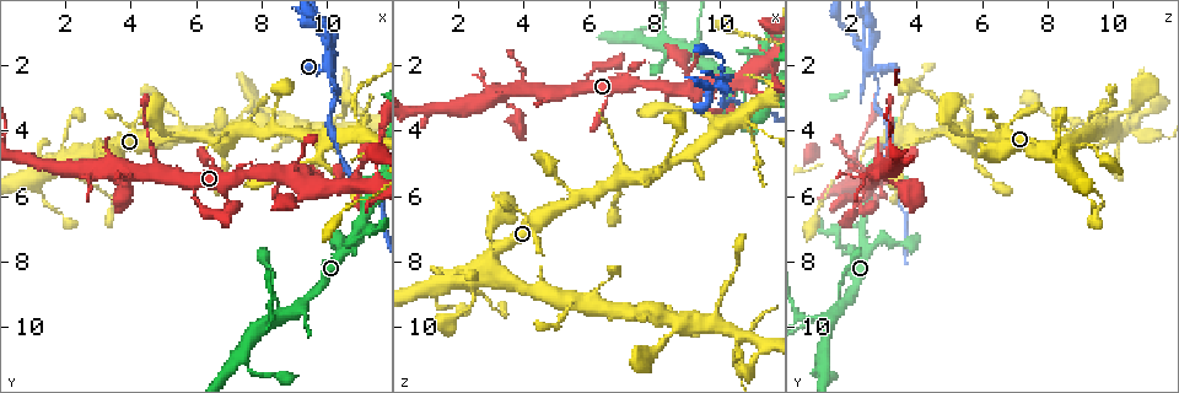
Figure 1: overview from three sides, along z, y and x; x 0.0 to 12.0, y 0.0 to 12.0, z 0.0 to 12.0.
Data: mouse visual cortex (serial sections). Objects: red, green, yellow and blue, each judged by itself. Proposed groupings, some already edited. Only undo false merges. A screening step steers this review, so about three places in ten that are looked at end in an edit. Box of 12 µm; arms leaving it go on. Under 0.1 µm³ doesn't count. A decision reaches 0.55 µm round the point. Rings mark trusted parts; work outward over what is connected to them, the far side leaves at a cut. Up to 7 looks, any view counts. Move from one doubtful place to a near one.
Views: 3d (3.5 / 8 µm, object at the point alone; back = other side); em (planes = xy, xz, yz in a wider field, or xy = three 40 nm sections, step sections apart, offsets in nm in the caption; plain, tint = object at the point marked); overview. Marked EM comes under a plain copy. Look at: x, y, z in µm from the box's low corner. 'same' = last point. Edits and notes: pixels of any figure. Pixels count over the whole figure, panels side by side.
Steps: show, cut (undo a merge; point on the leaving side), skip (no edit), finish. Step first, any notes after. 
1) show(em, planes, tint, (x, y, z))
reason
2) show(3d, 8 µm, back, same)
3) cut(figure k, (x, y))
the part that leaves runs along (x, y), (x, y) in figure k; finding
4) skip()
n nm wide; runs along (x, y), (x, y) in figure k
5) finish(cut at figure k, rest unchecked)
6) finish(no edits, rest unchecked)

show(3d, 3.5 µm, (8.2, 9.7, 1.3))
calibre changes

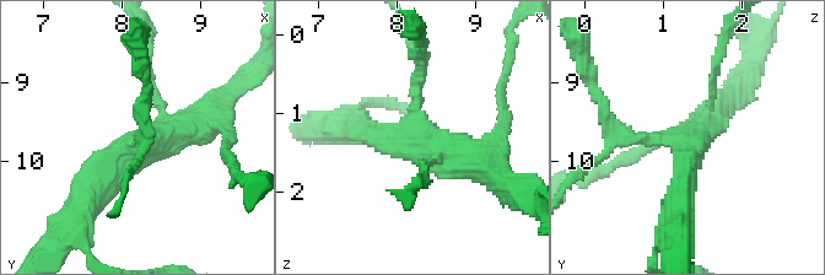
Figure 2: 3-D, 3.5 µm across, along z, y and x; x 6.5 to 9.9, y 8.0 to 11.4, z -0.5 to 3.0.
show(em, xy, step 5, tint, (8.25, 9.80, 1.35))

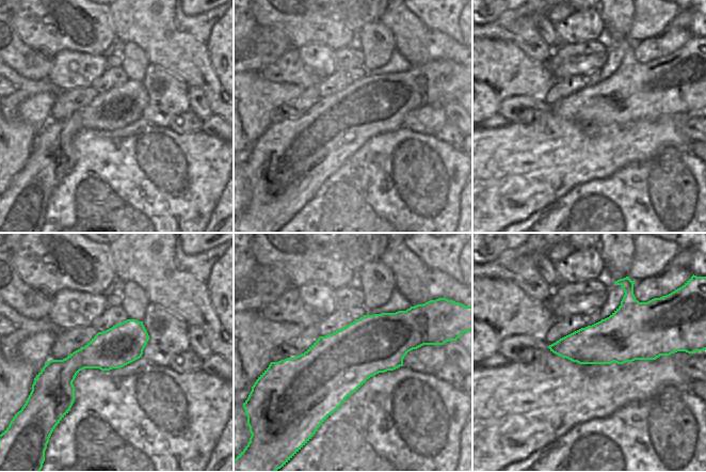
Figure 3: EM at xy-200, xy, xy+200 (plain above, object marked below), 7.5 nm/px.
cut(figure 2, (608, 118))
a second cell is stuck on

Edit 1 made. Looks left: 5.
show(3d, 8 µm, (10.9, 6.9, 2.4))
arms part here

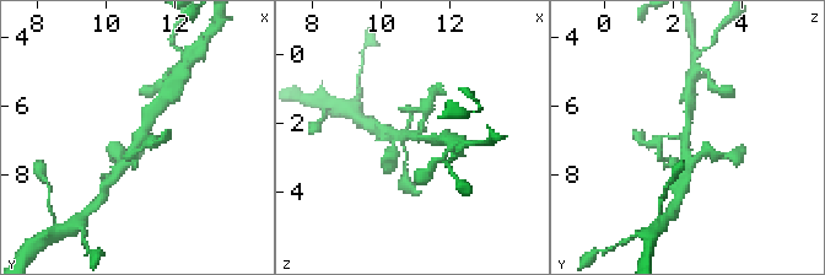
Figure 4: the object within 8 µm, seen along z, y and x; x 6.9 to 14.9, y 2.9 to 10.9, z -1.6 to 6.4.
show(3d, 3.5 µm, (10.9, 7.0, 2.4))

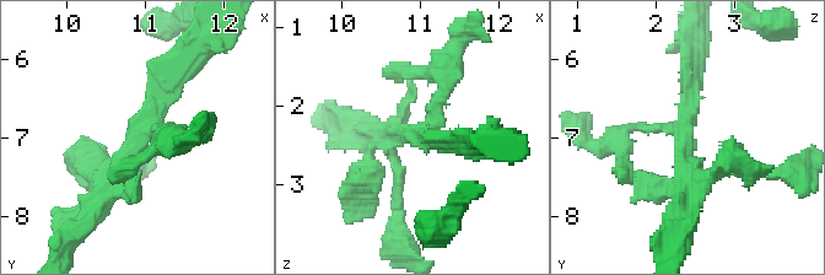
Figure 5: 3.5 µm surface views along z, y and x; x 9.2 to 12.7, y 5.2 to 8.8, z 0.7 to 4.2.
skip()
runs along (101, 200), (154, 102), (184, 64) in figure 5; one cell here

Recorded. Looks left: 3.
show(3d, 3.5 µm, back, (9.6, 4.8, 3.6))
thick turns thin

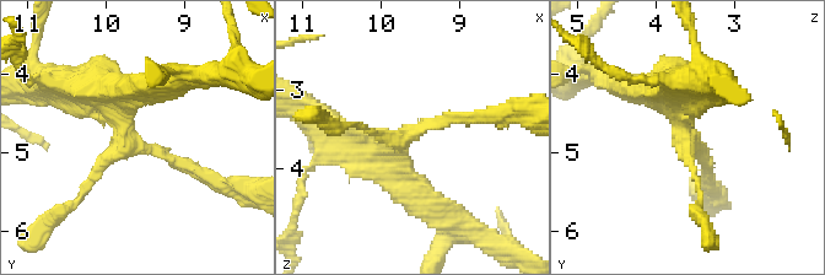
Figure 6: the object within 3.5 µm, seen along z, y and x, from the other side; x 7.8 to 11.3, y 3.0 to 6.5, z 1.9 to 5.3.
show(em, xy, step 1, tint, (9.65, 4.80, 3.55))

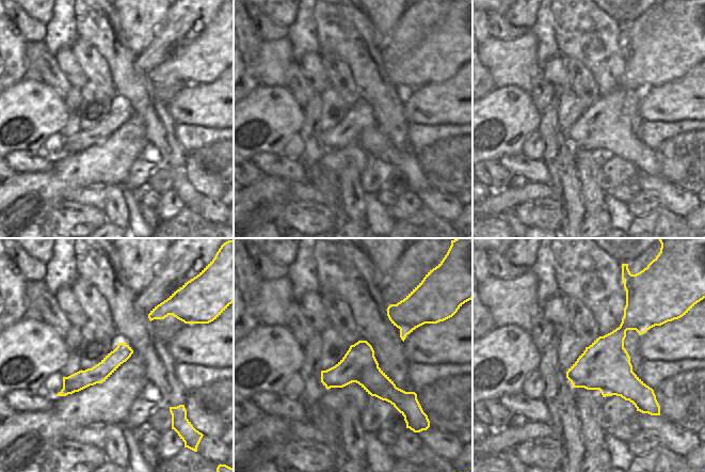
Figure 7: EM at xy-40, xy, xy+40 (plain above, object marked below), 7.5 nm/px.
skip()
runs along (323, 373), (367, 374), (405, 405) in figure 7; continuous, no second cell

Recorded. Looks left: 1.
finish(cut at figure 2, rest unchecked)

